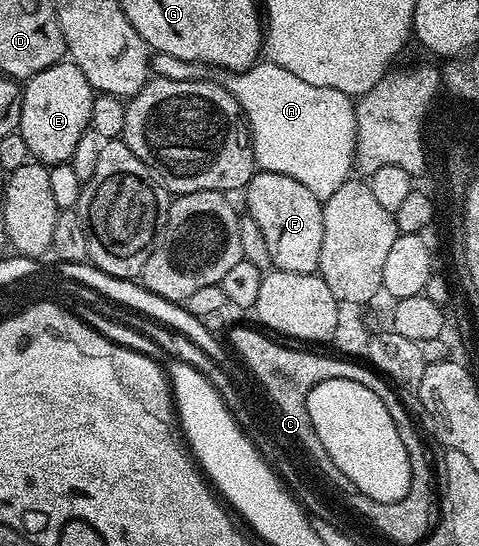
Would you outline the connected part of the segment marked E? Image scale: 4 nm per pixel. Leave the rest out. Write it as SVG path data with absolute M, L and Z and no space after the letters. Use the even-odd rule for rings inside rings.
M64 61L49 65L49 69L41 69L41 73L22 84L22 89L18 132L25 137L25 145L29 145L31 159L44 165L70 163L77 143L89 131L96 97L89 81L85 81L85 73L81 73L77 64Z

